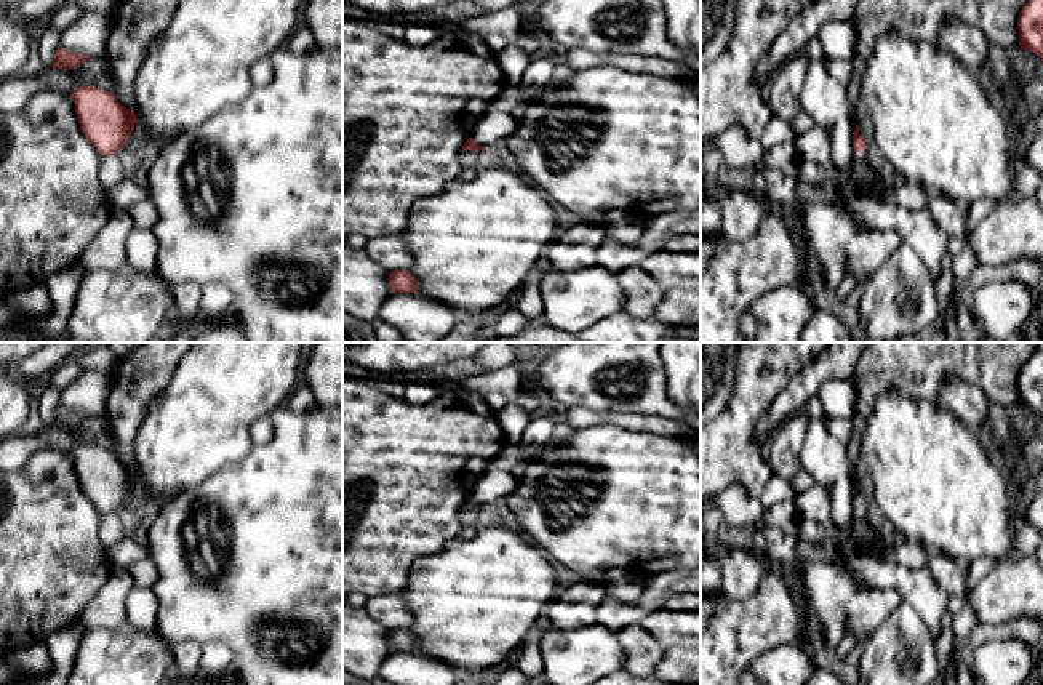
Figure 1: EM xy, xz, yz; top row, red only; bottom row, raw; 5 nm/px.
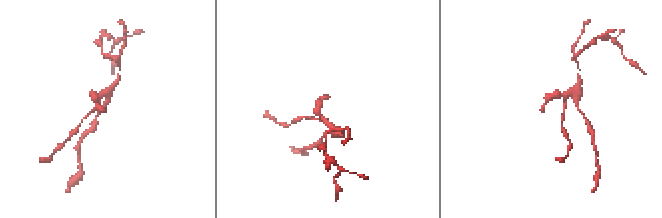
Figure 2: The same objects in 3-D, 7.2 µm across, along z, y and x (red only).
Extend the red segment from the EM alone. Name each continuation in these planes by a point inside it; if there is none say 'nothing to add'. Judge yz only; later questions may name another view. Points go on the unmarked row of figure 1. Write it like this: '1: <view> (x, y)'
1: yz (871, 540)

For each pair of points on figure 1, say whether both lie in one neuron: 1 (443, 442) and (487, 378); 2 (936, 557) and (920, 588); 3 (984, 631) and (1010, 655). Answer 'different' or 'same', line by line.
1: different
2: different
3: different

